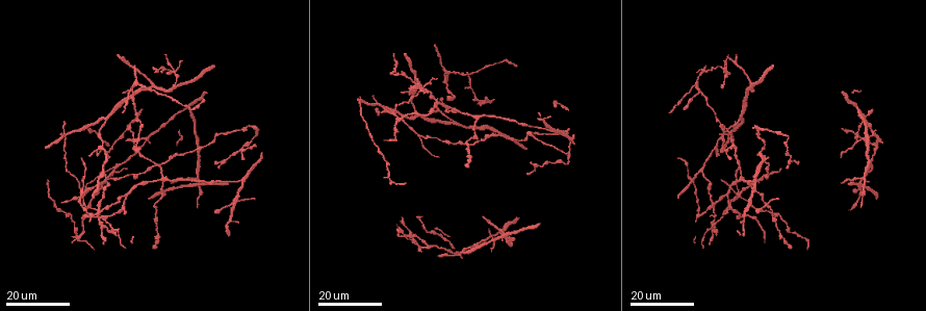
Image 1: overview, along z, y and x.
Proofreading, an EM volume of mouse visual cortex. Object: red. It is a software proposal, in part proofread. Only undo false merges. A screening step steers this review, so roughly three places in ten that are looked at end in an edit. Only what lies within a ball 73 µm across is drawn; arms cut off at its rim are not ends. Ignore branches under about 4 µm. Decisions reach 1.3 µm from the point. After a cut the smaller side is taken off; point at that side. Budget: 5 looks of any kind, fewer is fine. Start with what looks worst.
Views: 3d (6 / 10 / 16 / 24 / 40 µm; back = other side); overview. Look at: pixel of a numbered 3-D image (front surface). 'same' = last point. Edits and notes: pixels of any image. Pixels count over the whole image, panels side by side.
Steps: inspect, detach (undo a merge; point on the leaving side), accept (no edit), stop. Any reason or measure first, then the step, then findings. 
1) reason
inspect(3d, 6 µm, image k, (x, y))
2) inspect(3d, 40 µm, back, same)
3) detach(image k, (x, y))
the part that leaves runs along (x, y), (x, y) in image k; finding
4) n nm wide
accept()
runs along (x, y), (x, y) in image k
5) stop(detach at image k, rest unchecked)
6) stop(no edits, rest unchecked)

four or more arms meet
inspect(3d, 24 µm, image 1, (173, 72))

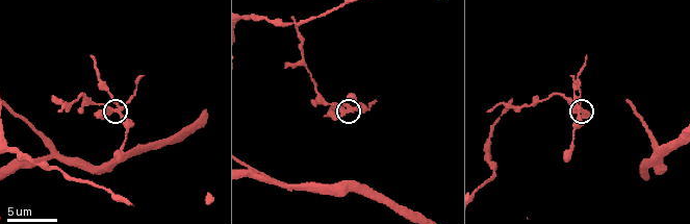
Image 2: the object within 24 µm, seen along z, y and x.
inspect(3d, 10 µm, image 2, (580, 108))

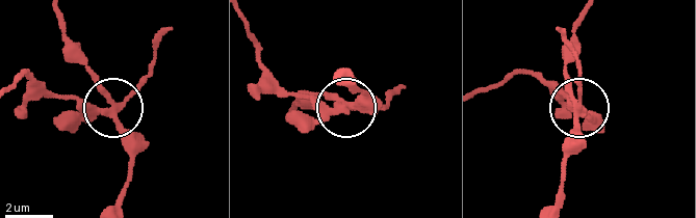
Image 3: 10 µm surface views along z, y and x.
4 arms
detach(image 3, (80, 108))
the part that leaves runs along (112, 107), (91, 107), (49, 93), (25, 72), (15, 81) in image 3; a second neuron is stuck on

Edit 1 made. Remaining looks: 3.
inspect(overview)

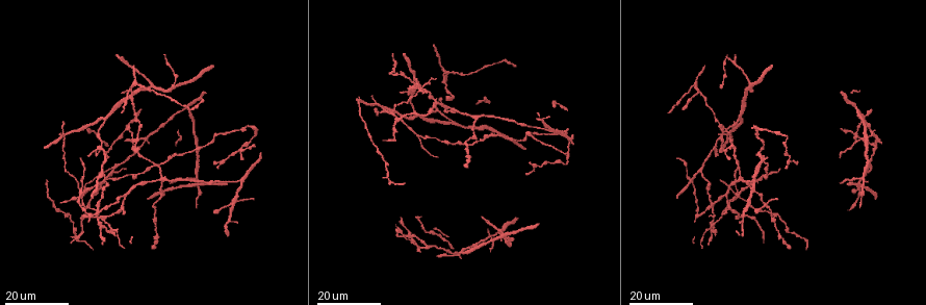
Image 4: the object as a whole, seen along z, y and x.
four or more arms meet
inspect(3d, 24 µm, image 4, (737, 196))

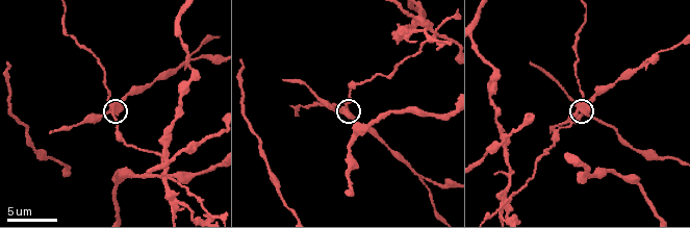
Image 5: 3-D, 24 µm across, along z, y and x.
inspect(3d, 10 µm, image 5, (346, 106))

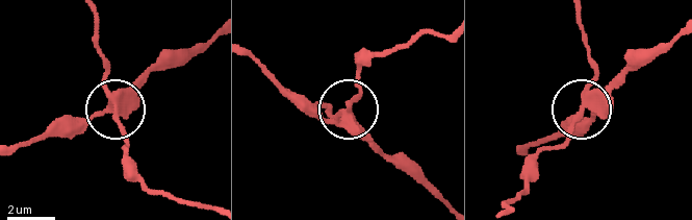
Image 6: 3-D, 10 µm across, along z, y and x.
side arm 129 µm
detach(image 6, (106, 64))
a second neuron is stuck on

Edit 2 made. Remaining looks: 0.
stop(detach at image 3, detach at image 6, rest unchecked)

